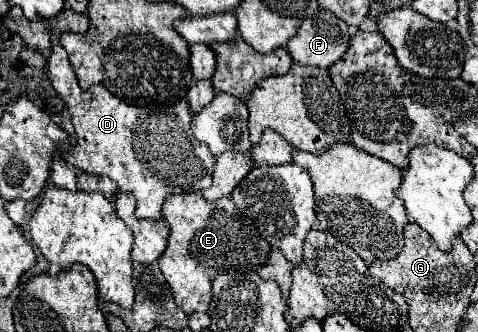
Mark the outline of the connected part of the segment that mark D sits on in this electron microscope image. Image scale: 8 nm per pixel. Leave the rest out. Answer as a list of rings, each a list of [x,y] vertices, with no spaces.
[[[52,36],[52,54],[44,68],[46,76],[52,82],[52,88],[58,92],[58,96],[64,100],[70,120],[76,132],[76,146],[70,148],[64,156],[72,158],[74,164],[94,176],[108,176],[122,192],[132,192],[138,200],[136,216],[148,218],[148,220],[162,220],[162,202],[170,194],[180,194],[184,190],[204,190],[212,184],[212,168],[214,168],[214,156],[210,154],[208,146],[204,142],[198,142],[190,130],[192,112],[188,108],[188,102],[180,98],[174,102],[174,106],[158,106],[158,110],[148,106],[134,106],[122,102],[118,96],[110,94],[104,86],[90,86],[90,90],[82,90],[78,86],[78,80],[74,76],[74,70],[68,62],[68,54],[58,44],[58,36]]]

